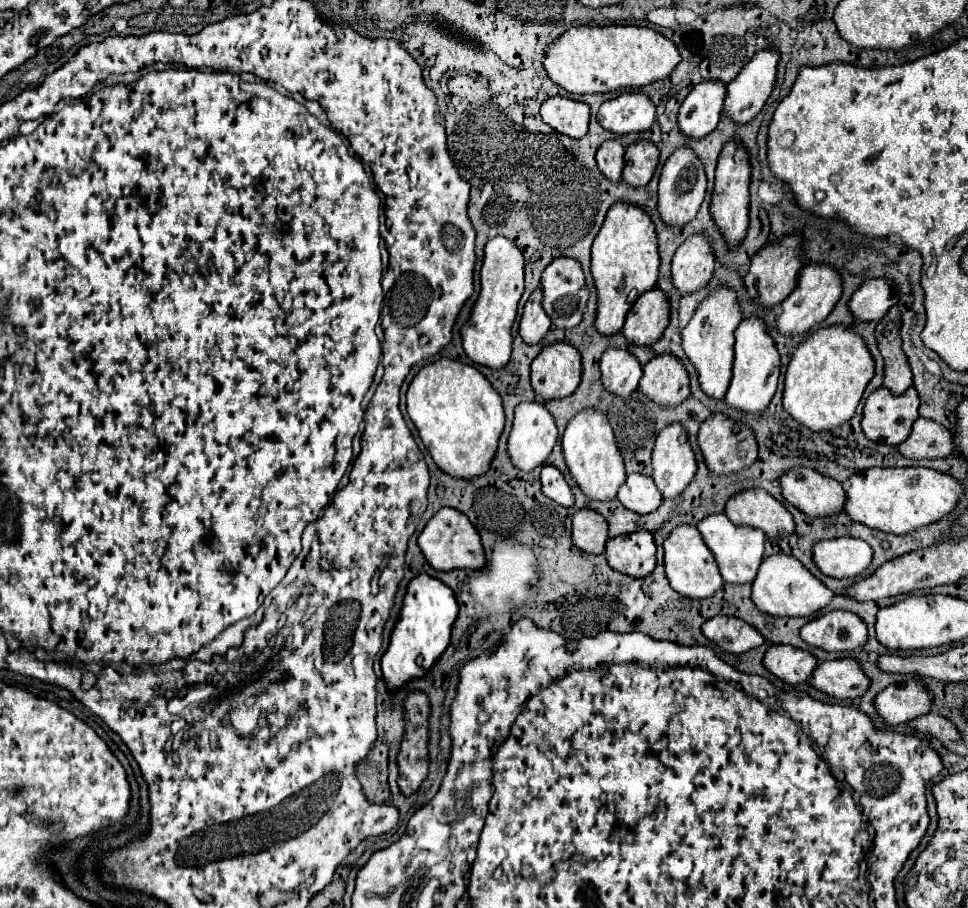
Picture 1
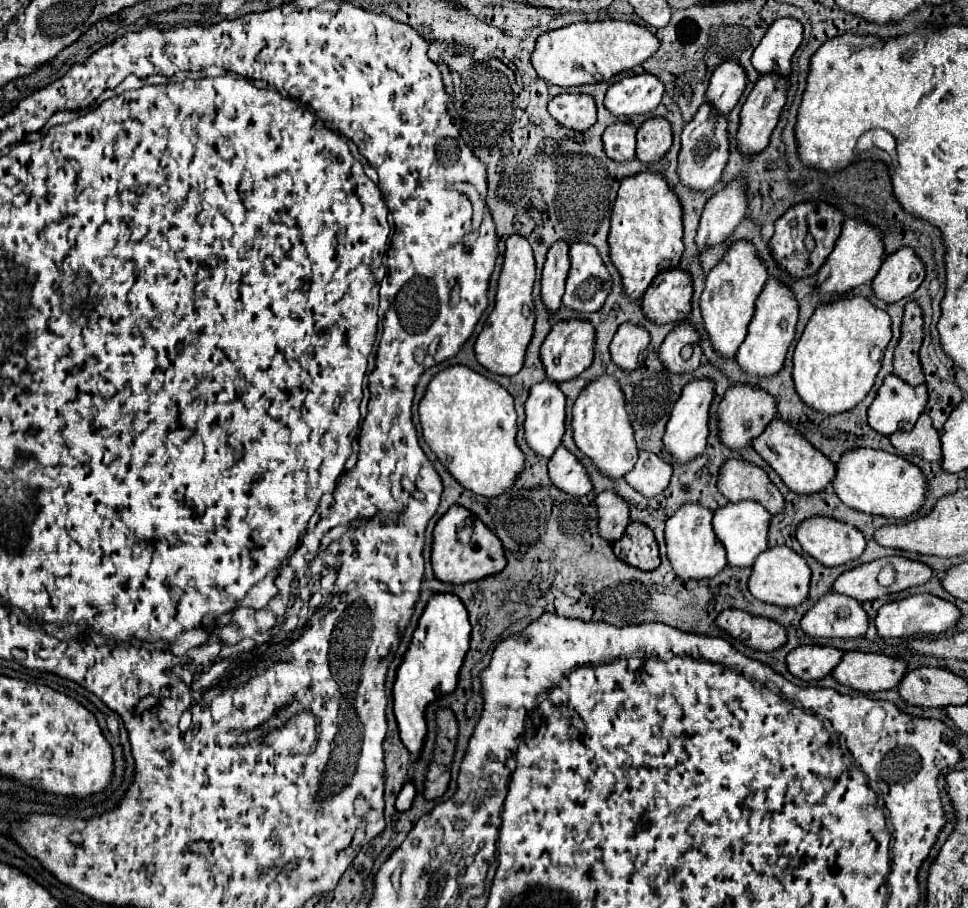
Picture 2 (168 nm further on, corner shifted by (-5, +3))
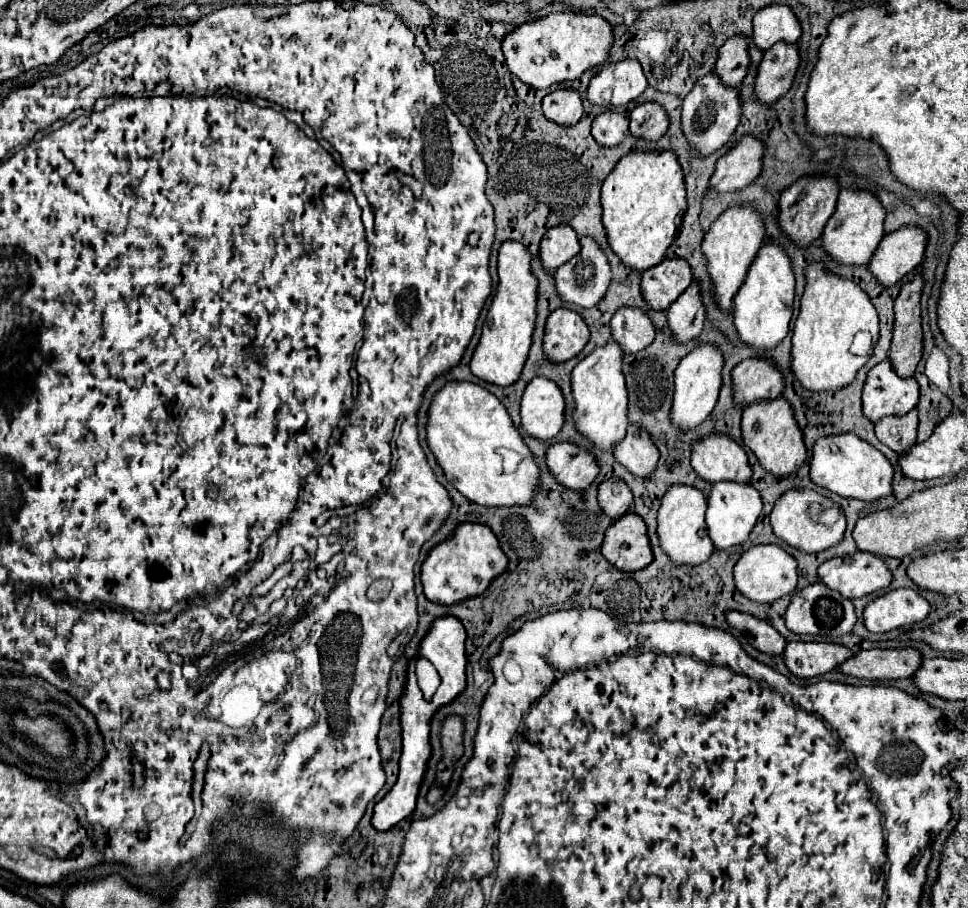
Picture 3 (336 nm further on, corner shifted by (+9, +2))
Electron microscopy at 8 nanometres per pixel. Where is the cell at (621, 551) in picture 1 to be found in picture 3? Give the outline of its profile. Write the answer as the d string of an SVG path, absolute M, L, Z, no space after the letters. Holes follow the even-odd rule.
M625 514L613 522L607 530L601 552L617 570L635 572L649 566L653 562L653 552L641 516Z

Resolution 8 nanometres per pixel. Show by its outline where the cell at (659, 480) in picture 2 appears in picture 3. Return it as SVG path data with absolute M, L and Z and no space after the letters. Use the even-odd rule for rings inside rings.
M629 424L623 440L613 448L615 458L633 474L647 476L655 470L659 460L659 450L651 440L651 434L637 424Z

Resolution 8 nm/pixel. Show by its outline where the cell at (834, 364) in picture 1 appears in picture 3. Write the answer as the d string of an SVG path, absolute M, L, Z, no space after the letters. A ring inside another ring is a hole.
M821 262L805 266L803 274L807 282L793 330L793 374L807 390L839 390L841 386L849 386L849 382L853 382L857 370L869 358L851 354L855 332L867 330L877 340L879 318L869 302L869 296L853 280L827 272Z

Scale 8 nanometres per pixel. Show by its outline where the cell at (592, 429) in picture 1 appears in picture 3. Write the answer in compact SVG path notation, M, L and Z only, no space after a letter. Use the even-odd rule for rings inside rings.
M613 340L595 348L585 356L571 374L573 398L575 398L575 426L601 450L611 450L627 432L627 386L623 374L623 356L625 352Z

